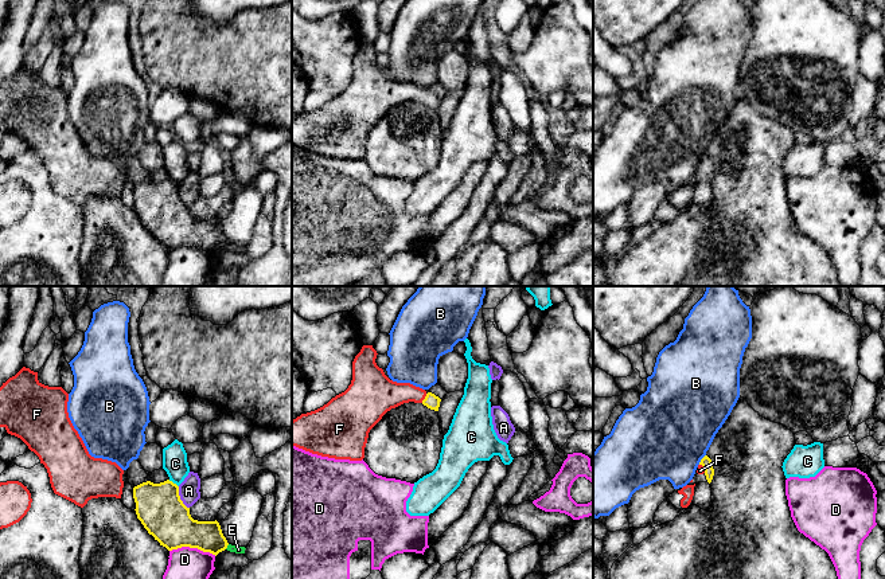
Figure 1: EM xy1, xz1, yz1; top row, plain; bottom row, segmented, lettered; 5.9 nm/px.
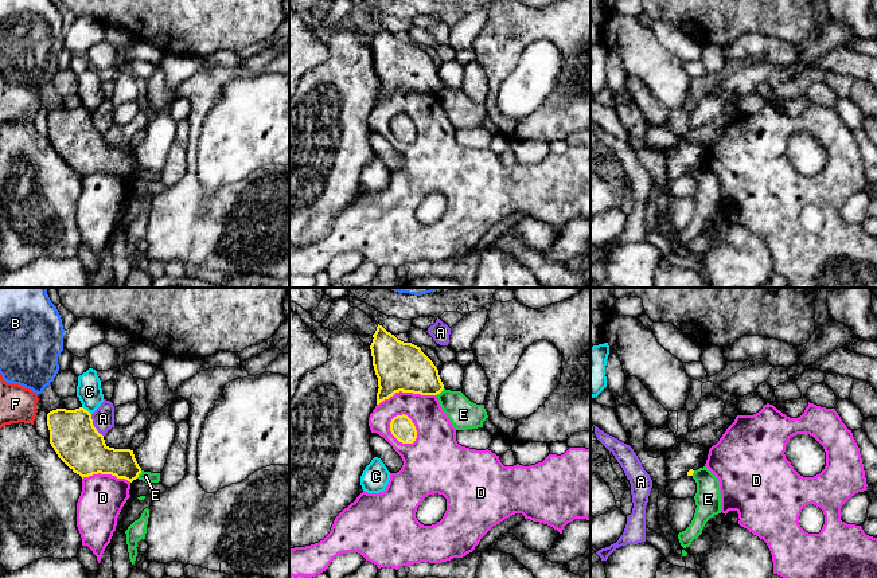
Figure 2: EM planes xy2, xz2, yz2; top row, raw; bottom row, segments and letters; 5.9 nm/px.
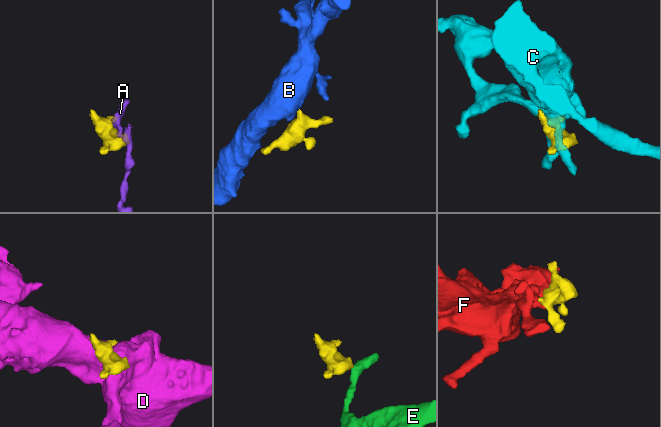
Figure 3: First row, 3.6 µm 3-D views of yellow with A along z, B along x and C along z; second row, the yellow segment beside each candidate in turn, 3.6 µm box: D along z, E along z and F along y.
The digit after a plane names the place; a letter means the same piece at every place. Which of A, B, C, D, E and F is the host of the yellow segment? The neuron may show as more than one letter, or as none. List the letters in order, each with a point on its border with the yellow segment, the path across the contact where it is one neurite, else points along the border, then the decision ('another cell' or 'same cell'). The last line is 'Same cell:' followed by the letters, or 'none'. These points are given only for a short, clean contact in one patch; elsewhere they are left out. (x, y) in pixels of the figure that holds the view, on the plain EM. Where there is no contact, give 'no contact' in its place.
A: meets yellow in xy1 at (179, 196); border along xy1 (178, 186), (178, 194), (188, 207); another cell
B: meets yellow in yz1 at (701, 159); border along yz1 (705, 153), (698, 163); another cell
C: meets yellow in xy1 at (172, 182); another cell
D: meets yellow in xz2 at (393, 133); another cell
E: meets yellow in xz2 at (440, 90); border along xz2 (444, 88), (436, 94); another cell
F: meets yellow in xz1 at (425, 97); runs through xz1 (431, 100), (425, 97), (416, 93), (383, 93); same cell
Same cell: F

